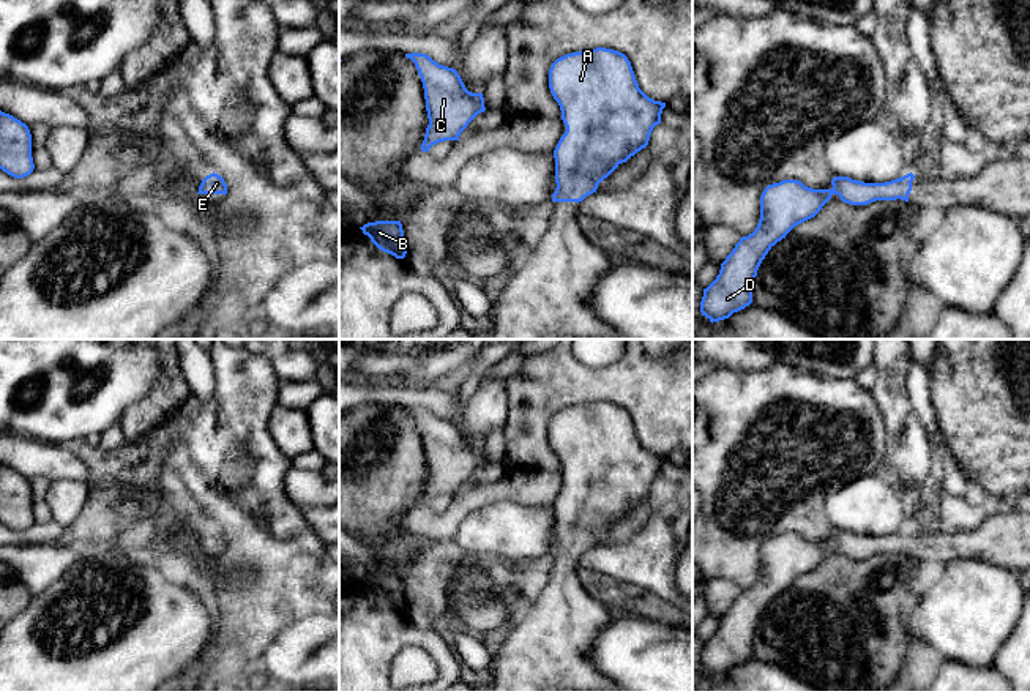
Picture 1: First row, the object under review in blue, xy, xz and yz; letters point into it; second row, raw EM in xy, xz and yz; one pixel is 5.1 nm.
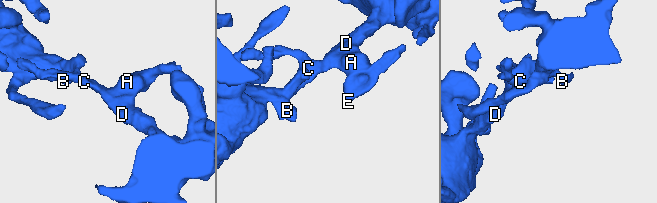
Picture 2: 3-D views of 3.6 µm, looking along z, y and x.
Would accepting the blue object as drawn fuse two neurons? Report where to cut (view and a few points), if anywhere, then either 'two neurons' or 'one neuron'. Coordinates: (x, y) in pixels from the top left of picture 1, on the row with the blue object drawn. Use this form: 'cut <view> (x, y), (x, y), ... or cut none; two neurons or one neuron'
cut none; one neuron

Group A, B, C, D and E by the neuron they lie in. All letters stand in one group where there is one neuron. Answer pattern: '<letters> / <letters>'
A B C D E

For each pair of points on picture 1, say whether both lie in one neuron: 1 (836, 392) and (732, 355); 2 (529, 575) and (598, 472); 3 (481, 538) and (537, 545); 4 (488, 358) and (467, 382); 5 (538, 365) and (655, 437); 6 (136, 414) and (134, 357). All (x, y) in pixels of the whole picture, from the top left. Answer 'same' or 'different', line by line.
1: different
2: different
3: same
4: same
5: same
6: different

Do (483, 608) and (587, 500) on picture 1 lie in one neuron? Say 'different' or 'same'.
different

